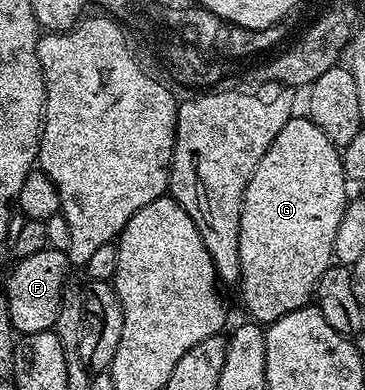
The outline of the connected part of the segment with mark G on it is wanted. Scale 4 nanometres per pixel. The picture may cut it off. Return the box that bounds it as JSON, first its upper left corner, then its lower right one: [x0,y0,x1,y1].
[240,118,348,325]

